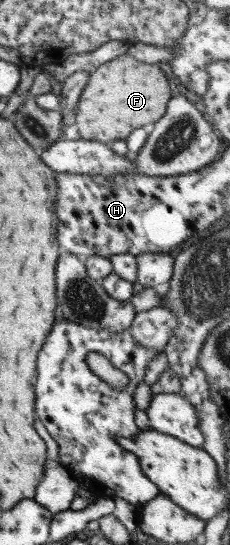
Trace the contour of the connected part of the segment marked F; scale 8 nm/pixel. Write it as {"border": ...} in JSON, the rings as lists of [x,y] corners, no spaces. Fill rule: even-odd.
{"border":[[[126,53],[113,57],[90,73],[84,91],[75,107],[75,124],[82,139],[107,144],[124,140],[132,129],[154,123],[162,117],[166,101],[170,99],[166,77],[156,64],[146,64]]]}

